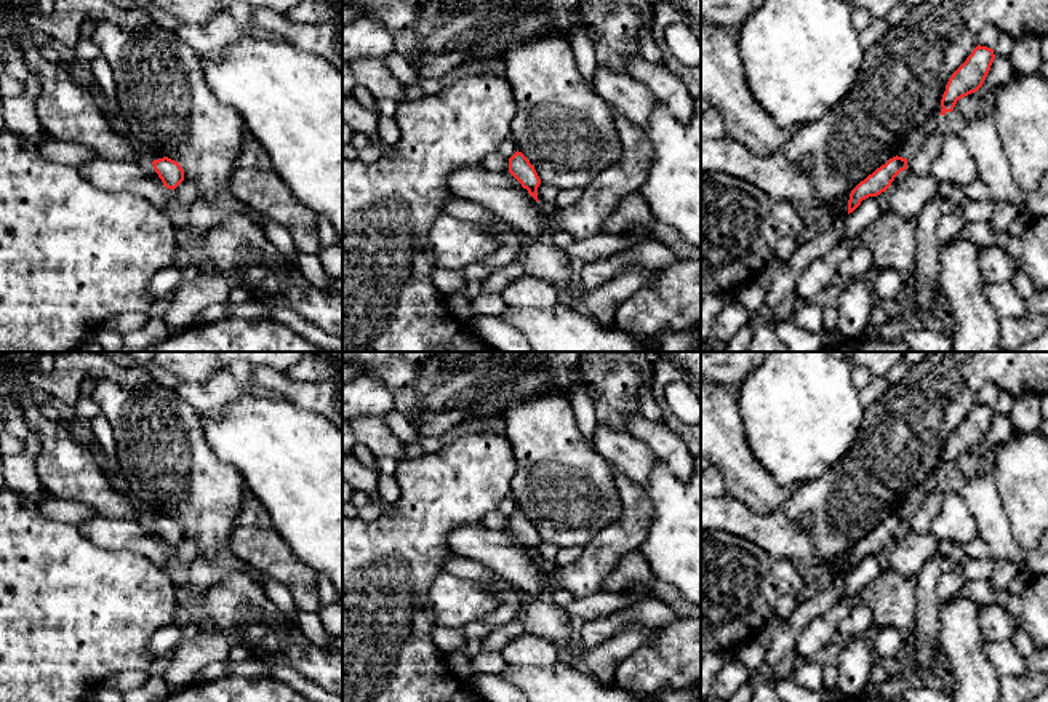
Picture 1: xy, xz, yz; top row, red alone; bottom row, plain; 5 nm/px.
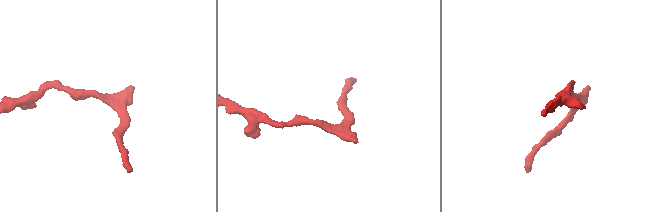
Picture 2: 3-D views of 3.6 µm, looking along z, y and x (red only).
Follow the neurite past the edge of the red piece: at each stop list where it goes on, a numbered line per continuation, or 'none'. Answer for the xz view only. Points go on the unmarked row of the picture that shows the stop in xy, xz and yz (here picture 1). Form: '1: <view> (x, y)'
none

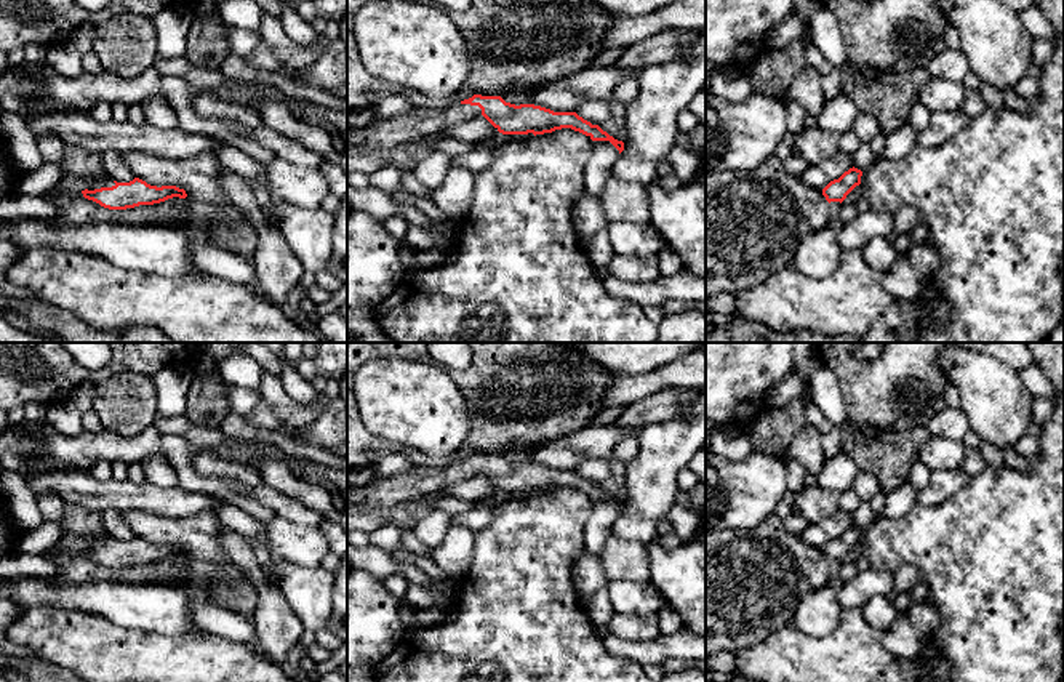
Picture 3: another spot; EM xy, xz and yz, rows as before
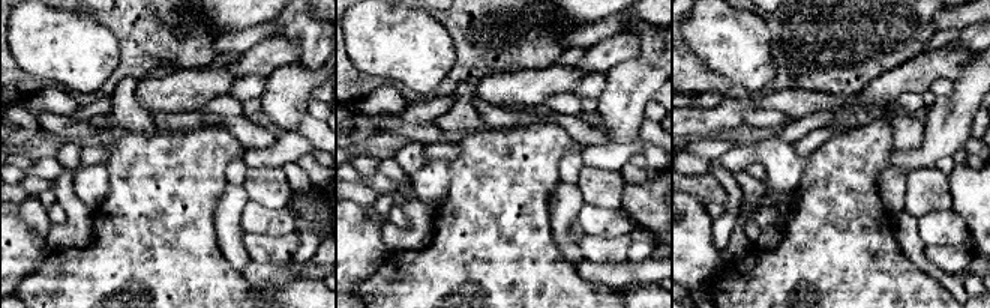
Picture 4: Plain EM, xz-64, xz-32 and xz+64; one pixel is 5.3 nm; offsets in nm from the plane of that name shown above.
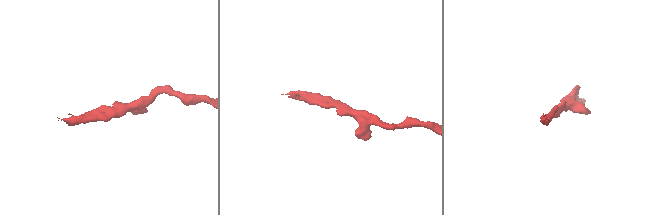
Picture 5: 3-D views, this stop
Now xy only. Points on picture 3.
1: xy (100, 540)

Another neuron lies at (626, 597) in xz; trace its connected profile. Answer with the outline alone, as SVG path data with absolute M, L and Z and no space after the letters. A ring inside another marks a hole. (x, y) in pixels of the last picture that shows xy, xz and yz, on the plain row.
M627 580L611 581L606 586L608 599L616 613L646 616L667 605L662 594L648 583Z

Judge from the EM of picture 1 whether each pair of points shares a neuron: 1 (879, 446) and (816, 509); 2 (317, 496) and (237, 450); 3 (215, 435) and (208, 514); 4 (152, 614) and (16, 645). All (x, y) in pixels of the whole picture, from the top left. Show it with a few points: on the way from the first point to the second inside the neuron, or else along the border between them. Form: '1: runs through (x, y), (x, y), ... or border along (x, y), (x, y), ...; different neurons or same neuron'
1: runs through (863, 462), (832, 493); same neuron
2: runs through (298, 477), (271, 450), (256, 450); same neuron
3: border along (202, 419), (202, 435), (212, 451), (242, 475); different neurons
4: runs through (119, 614), (77, 618), (63, 632), (50, 634); same neuron

